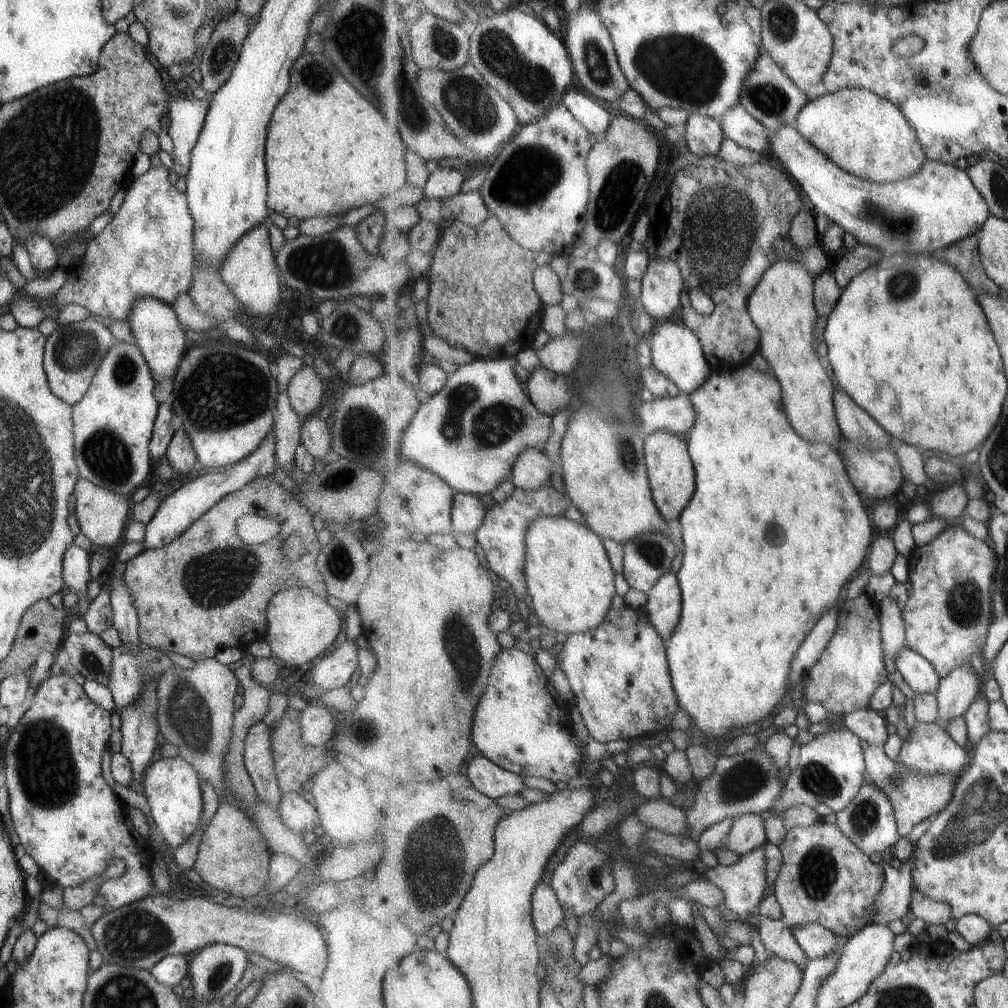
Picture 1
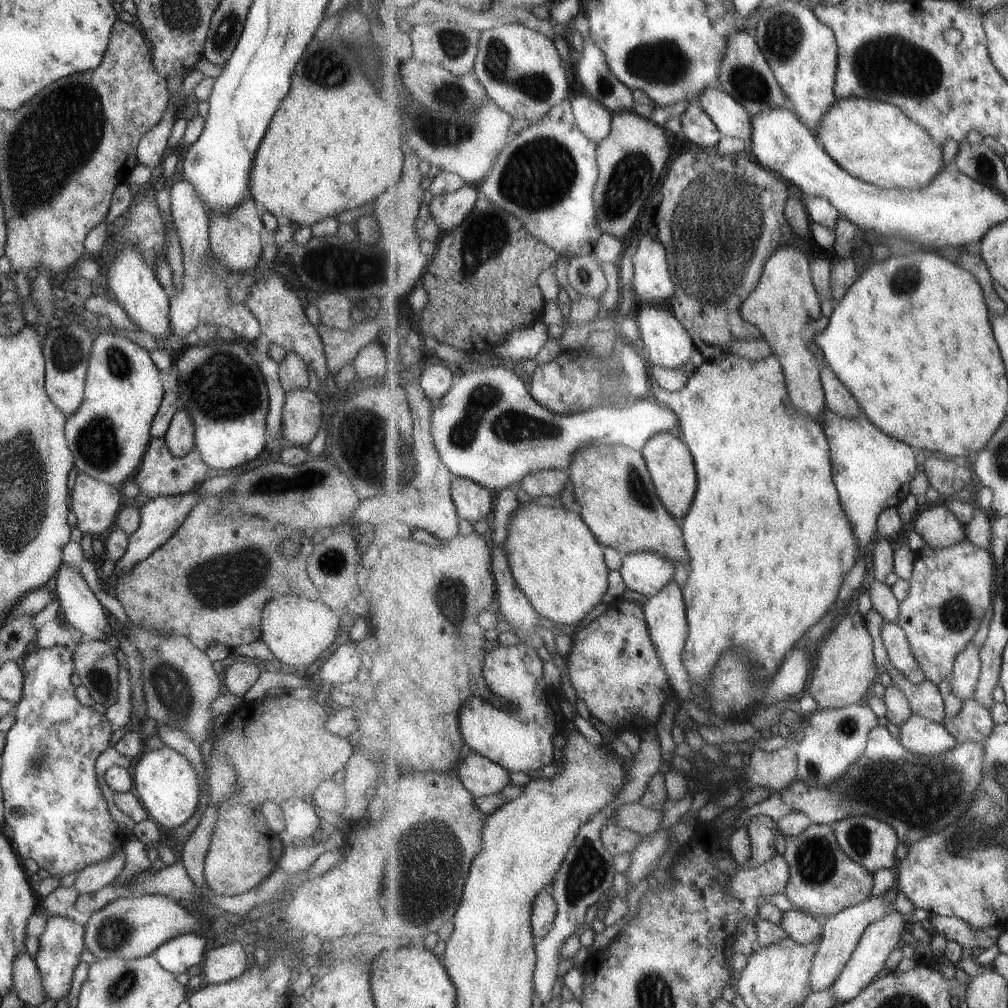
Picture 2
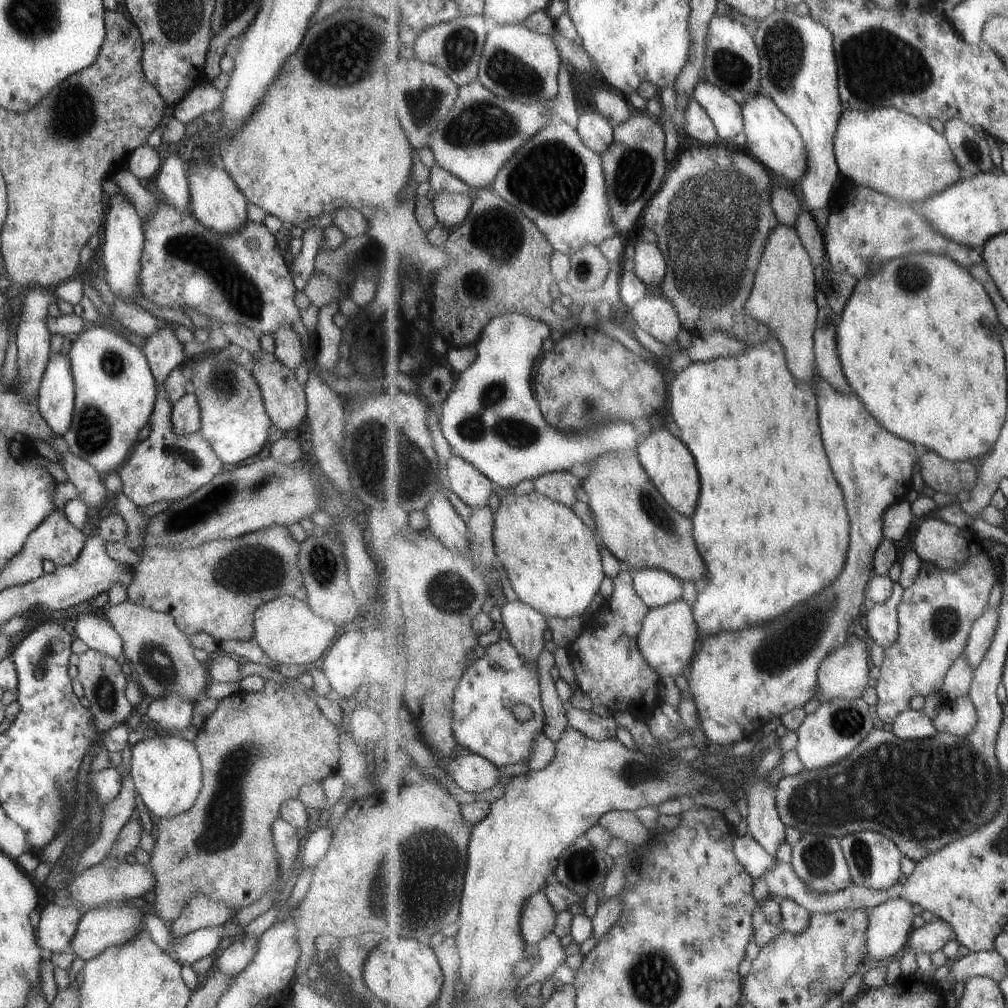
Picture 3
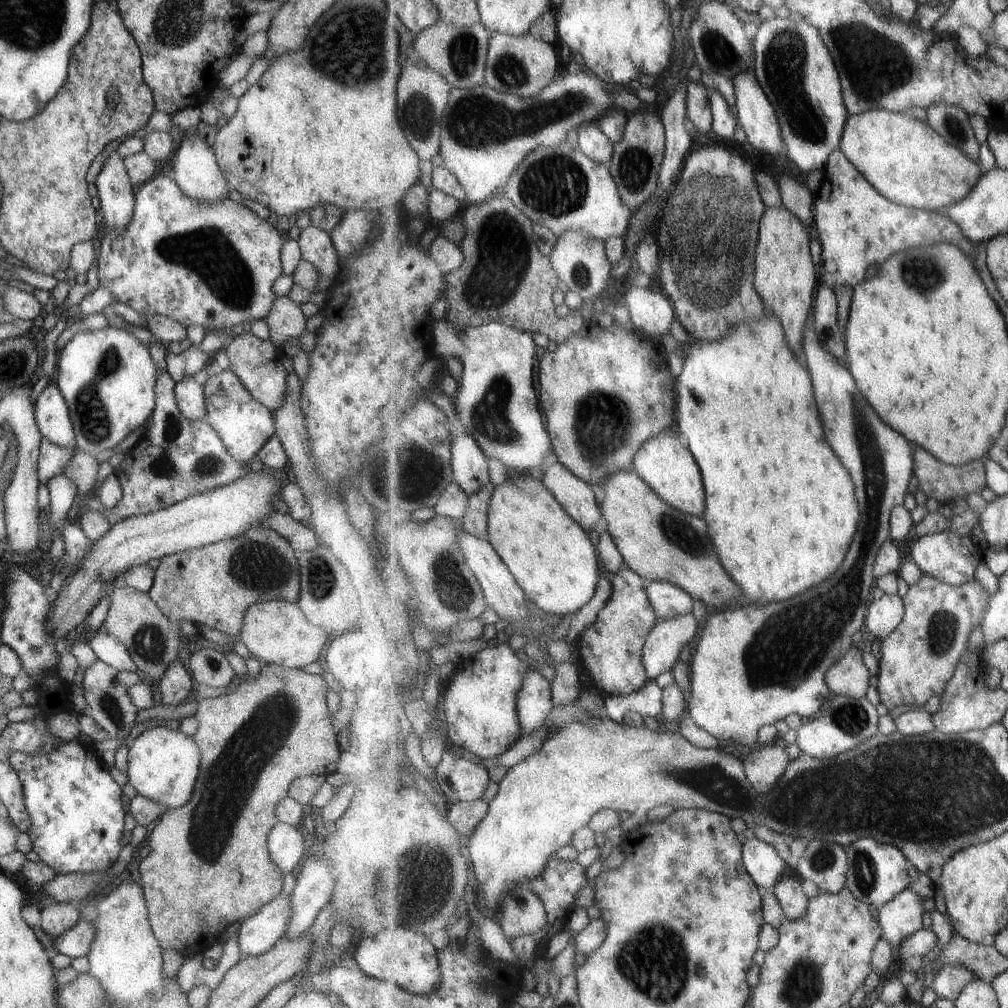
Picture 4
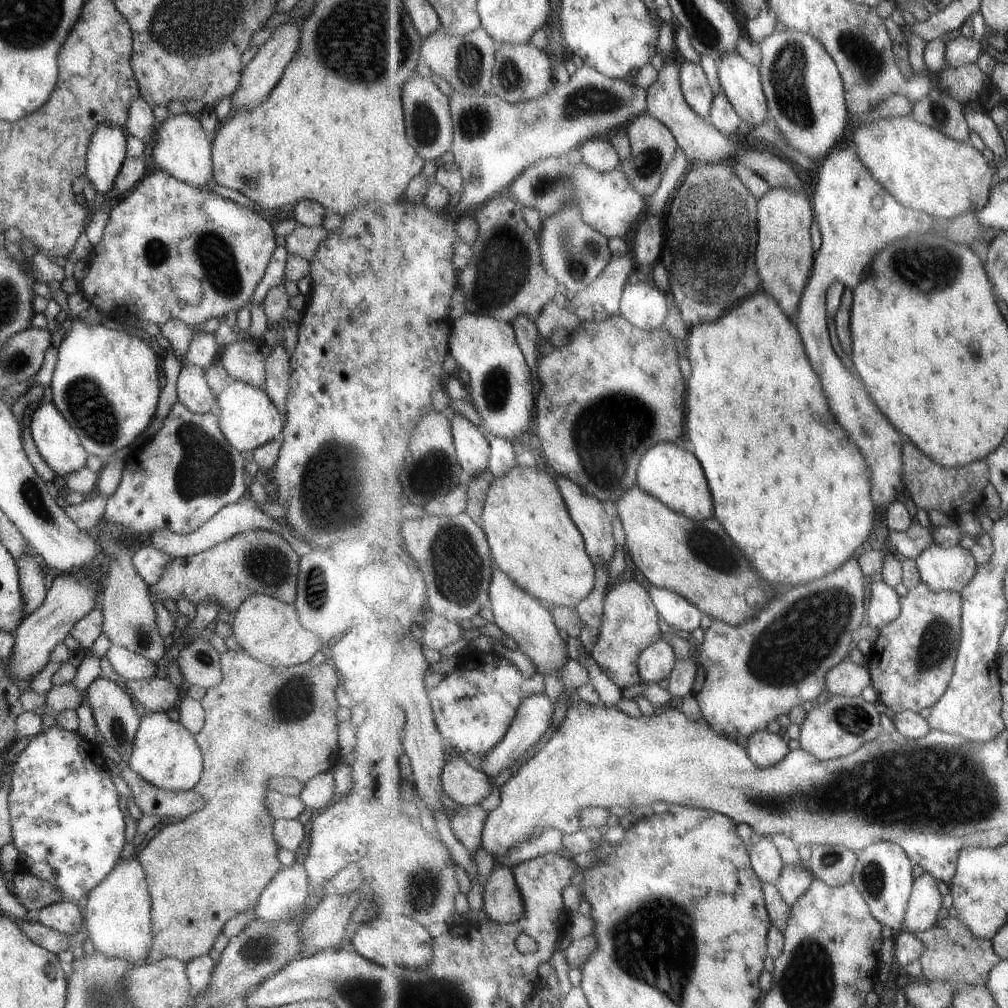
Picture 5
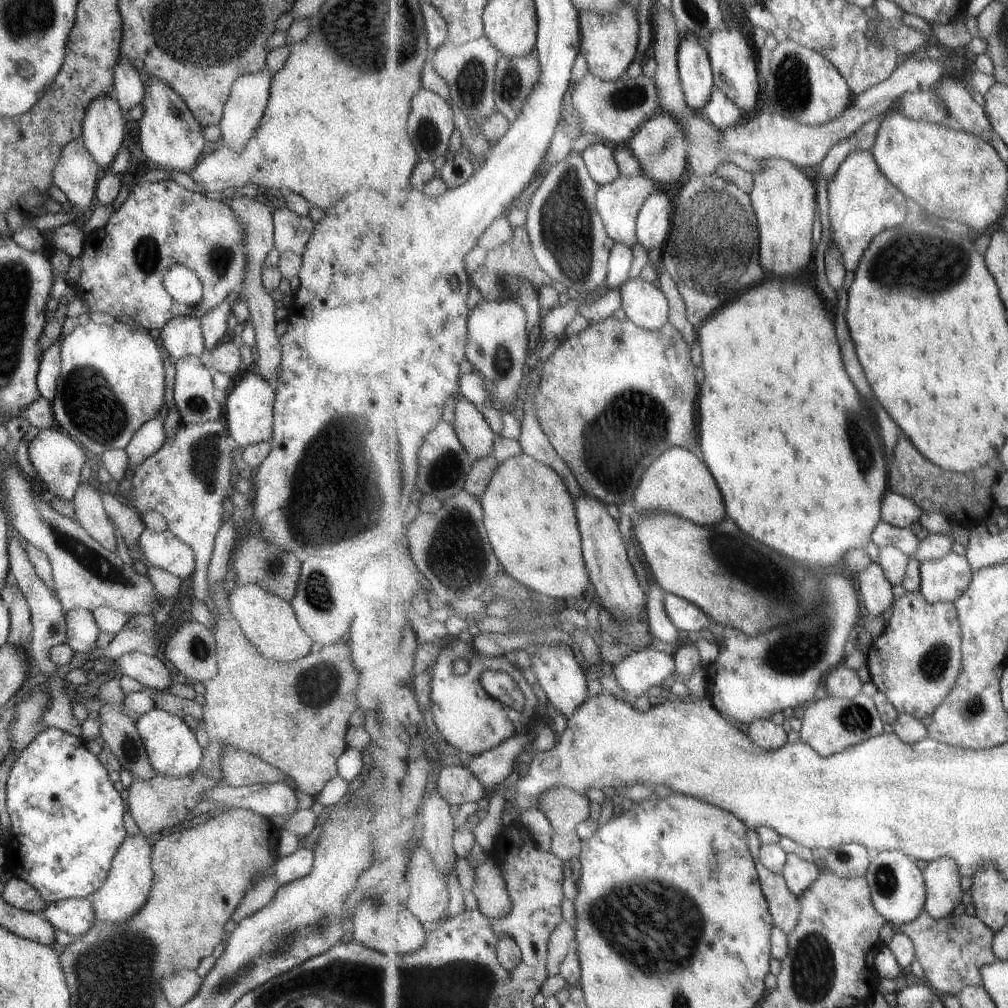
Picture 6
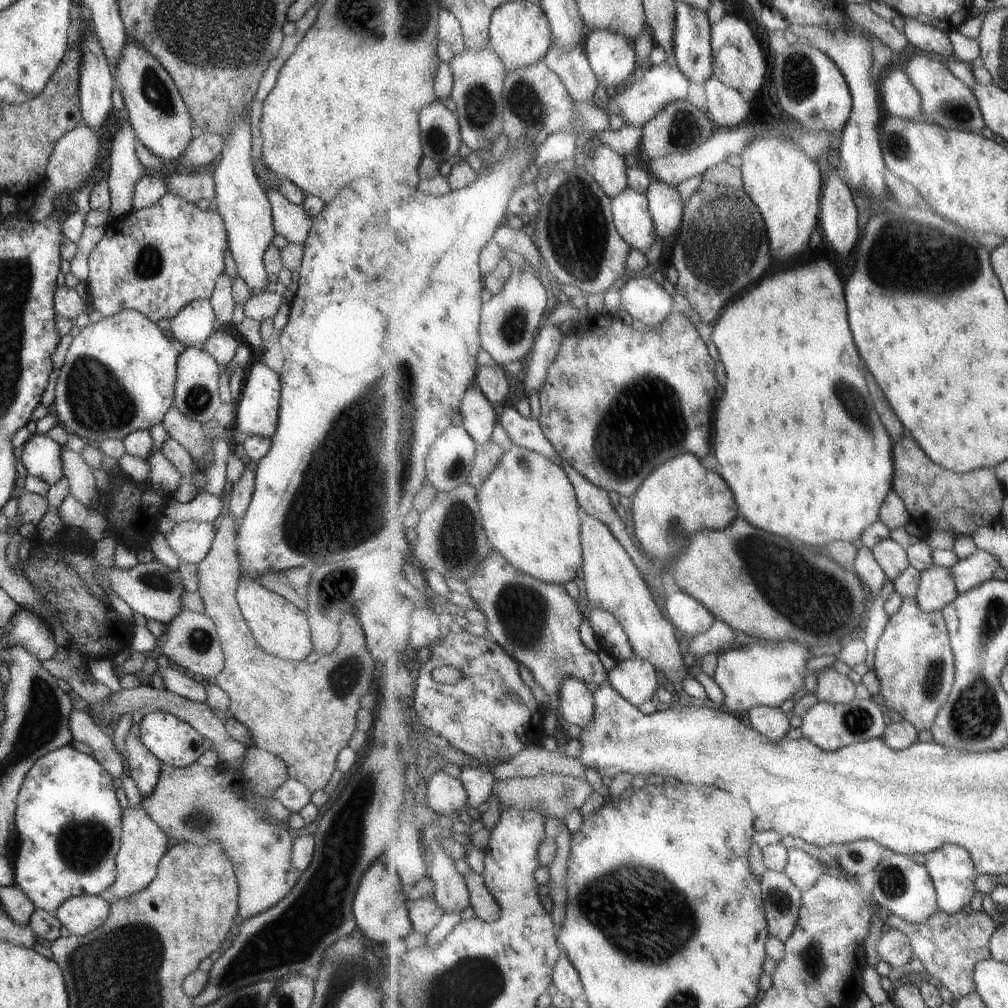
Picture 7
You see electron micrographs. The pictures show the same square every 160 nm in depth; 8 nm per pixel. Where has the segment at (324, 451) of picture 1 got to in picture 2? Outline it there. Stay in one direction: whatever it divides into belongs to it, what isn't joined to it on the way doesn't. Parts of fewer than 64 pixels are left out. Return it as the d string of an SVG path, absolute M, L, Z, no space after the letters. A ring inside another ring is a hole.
M293 389L284 392L281 406L281 428L288 444L308 444L320 425L321 401L314 392L307 389Z

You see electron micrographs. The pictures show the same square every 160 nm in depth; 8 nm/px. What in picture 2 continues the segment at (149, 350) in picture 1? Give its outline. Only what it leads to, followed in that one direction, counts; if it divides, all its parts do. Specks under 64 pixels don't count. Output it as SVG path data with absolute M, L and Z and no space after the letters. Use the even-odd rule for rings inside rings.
M133 245L121 247L106 268L106 284L109 295L119 303L127 316L142 332L151 336L162 337L170 334L168 323L168 297L158 281L154 270L145 262L141 253Z

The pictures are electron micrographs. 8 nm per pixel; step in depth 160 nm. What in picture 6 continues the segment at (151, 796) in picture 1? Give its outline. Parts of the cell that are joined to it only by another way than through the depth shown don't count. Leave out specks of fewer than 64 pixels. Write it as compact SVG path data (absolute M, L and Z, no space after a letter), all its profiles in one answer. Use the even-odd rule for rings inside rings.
M154 706L152 710L139 715L134 725L146 750L151 768L157 775L185 776L200 766L203 749L199 746L195 733L185 725L181 717Z

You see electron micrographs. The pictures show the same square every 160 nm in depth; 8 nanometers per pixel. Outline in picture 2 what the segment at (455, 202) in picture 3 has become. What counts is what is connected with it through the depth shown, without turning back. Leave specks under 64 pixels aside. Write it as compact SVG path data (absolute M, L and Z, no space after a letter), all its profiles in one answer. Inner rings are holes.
M466 184L455 193L429 196L432 215L443 232L459 228L477 206L479 187Z

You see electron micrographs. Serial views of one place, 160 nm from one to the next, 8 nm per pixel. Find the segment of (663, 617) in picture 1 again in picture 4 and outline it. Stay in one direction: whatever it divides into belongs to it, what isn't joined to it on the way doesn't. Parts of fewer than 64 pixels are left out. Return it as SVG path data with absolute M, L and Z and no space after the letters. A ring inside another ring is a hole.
M693 615L657 623L646 640L642 658L650 680L659 678L663 672L671 672L681 656L681 648L691 642L697 632L701 629Z

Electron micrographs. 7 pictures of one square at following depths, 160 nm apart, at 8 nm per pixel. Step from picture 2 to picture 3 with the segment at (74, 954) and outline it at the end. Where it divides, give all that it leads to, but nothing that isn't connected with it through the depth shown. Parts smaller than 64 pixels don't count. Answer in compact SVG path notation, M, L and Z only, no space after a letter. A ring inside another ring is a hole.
M49 903L39 910L39 914L34 935L44 954L67 951L69 941L75 934L82 915L78 907L74 905L62 907L56 903Z

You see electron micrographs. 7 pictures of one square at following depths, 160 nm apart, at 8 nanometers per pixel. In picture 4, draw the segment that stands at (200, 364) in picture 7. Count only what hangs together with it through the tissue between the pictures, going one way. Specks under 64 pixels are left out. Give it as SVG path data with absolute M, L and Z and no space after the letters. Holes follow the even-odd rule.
M192 376L174 383L174 399L179 412L187 420L205 418L204 388Z

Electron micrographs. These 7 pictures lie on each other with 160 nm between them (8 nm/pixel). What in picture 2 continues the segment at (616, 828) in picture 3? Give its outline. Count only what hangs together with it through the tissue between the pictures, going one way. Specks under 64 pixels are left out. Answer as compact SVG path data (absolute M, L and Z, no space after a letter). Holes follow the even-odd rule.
M631 803L630 805L623 805L614 812L614 819L616 820L615 825L619 825L621 828L624 829L632 830L637 835L641 836L641 838L644 835L653 836L653 834L657 832L657 830L659 830L659 824L661 824L661 813L664 810L665 809L662 809L661 811L656 811L655 809L648 809L644 806L641 806L641 803Z

